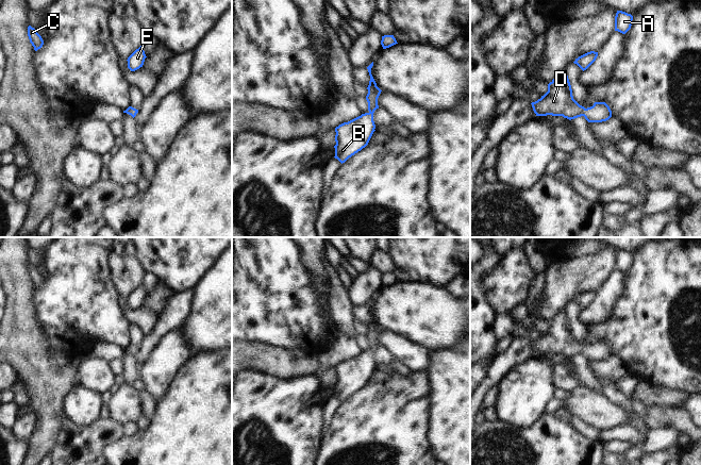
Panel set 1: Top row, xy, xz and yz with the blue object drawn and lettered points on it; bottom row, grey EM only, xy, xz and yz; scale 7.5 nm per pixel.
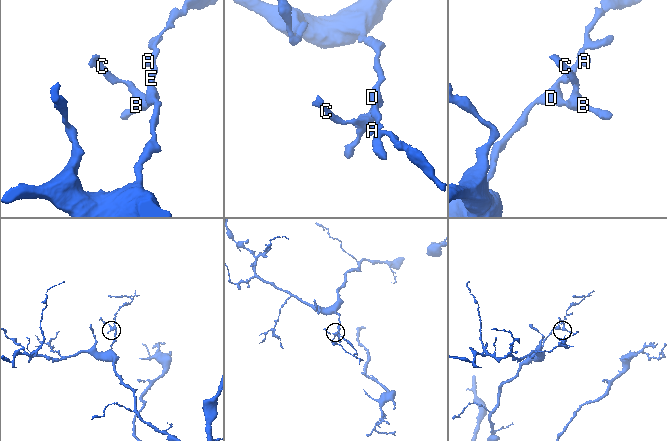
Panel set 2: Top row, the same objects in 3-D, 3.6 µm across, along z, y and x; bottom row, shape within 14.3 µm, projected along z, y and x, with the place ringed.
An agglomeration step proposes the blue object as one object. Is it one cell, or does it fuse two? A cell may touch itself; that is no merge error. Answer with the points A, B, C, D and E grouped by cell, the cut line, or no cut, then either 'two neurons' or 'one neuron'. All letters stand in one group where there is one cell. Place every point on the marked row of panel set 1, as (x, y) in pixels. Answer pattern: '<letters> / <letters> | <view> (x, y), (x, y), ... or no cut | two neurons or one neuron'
A B C D E | no cut | one neuron

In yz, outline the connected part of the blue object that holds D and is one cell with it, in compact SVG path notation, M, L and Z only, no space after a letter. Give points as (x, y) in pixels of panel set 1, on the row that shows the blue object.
M566 70L561 71L548 84L548 92L531 104L536 116L563 116L569 120L584 116L588 122L602 122L612 117L612 111L605 102L595 102L585 109L573 99Z

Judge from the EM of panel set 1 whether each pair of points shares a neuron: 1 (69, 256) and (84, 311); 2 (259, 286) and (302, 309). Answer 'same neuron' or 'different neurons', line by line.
1: same neuron
2: same neuron

